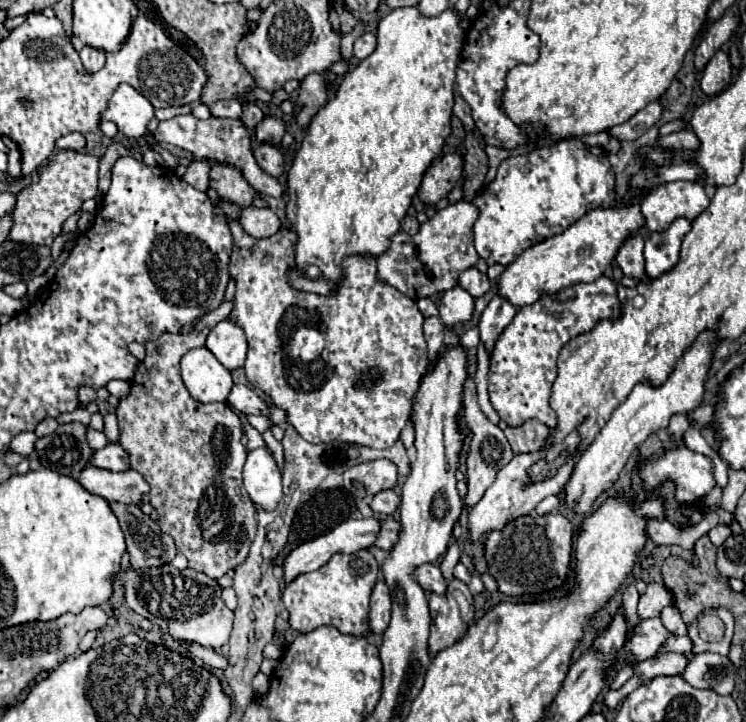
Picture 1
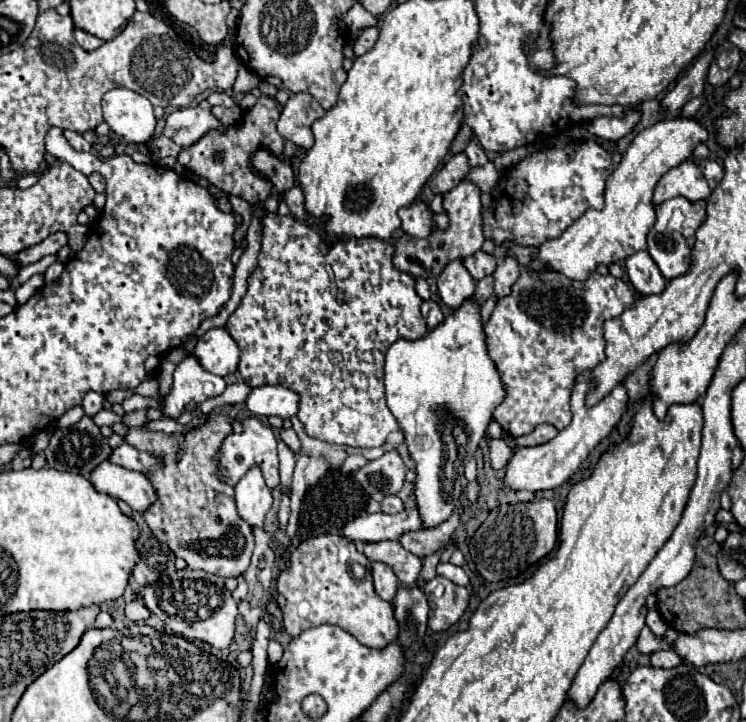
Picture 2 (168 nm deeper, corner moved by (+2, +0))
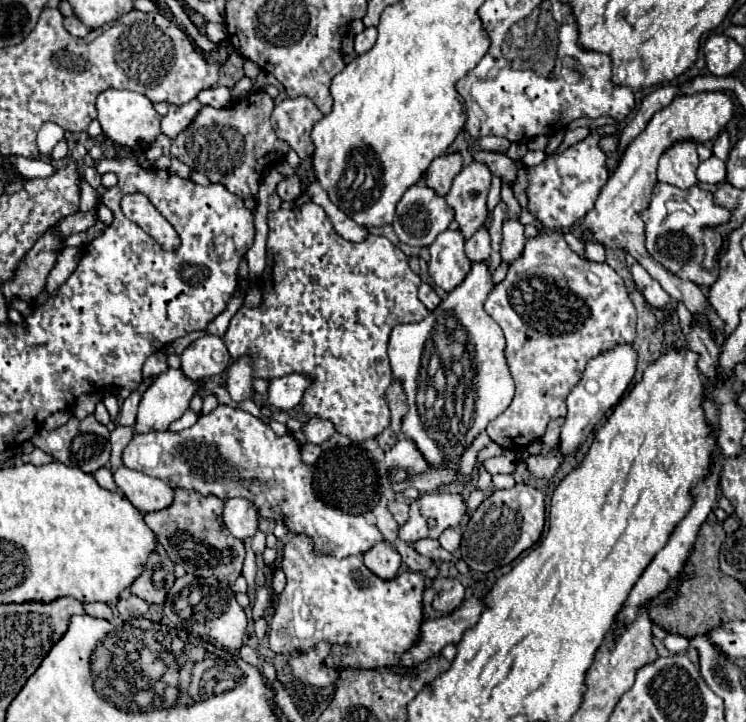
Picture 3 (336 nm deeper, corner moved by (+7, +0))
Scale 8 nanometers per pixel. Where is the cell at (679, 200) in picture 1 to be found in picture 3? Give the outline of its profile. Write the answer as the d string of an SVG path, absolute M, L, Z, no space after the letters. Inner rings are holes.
M676 141L666 149L658 163L658 181L670 183L680 189L696 185L696 165L698 165L696 141Z

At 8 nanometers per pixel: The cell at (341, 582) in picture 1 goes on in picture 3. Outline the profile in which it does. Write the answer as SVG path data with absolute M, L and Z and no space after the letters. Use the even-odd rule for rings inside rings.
M294 535L286 541L282 549L282 569L286 573L286 587L278 595L276 613L268 633L268 645L274 653L306 653L316 643L326 641L340 647L340 653L330 653L326 657L326 667L368 667L368 669L388 669L396 675L412 675L416 667L400 665L400 657L418 643L420 625L424 621L422 591L426 573L404 571L394 579L380 579L364 563L362 557L350 555L344 559L334 559L318 555L304 535Z

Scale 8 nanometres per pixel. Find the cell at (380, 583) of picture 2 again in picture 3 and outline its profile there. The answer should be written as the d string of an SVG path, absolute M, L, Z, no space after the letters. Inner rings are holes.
M378 541L374 543L374 547L370 547L364 555L362 561L368 569L372 569L372 573L376 573L382 579L392 579L396 577L398 569L400 569L400 553L396 551L396 547L390 541Z

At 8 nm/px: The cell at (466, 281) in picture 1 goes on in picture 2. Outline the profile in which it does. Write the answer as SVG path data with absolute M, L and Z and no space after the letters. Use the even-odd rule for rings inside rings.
M477 251L473 257L467 257L463 261L463 265L465 265L465 269L471 273L471 277L475 281L481 281L483 277L487 277L487 275L491 275L495 271L497 261L495 261L493 255L487 255L483 251Z

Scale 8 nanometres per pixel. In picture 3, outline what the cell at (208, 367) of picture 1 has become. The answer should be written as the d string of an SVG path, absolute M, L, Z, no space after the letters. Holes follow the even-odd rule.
M180 369L160 373L138 403L134 433L168 429L170 423L184 415L188 401L200 387L200 383L192 383L188 377L184 377Z

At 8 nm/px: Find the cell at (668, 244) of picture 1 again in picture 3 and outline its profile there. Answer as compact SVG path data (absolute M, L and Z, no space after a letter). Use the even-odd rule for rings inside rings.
M656 183L650 205L640 211L640 219L644 221L646 249L658 263L662 263L680 279L692 281L696 285L712 287L716 283L720 271L716 255L722 247L722 233L718 231L718 227L728 223L730 211L716 205L710 191L704 191L700 187L680 191L672 185Z

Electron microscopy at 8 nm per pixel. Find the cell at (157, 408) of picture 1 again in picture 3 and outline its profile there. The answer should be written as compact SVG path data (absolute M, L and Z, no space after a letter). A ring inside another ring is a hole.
M176 489L174 503L156 513L146 513L144 521L156 533L158 543L166 549L168 557L182 565L188 575L194 577L216 577L222 583L234 583L242 573L244 561L244 543L236 541L232 535L224 535L224 525L220 521L220 509L224 501L218 497L204 497L194 491ZM186 533L186 535L176 535Z

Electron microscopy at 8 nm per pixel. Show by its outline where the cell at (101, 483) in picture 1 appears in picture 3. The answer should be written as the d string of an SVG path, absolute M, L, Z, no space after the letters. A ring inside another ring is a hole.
M122 465L114 473L114 481L116 481L118 489L142 513L162 511L162 509L170 507L174 501L174 489L166 481L150 477L146 473L134 471L134 469L128 469L126 465Z

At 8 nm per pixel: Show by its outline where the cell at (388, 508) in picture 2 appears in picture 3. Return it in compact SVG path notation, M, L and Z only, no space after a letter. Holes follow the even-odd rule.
M392 501L390 503L390 511L394 515L394 519L402 525L408 521L408 503L398 503L398 501Z

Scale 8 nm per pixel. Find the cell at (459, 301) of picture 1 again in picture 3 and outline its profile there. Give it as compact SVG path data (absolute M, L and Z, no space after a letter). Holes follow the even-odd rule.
M444 231L430 247L430 275L444 291L452 291L470 273L470 259L464 253L464 237L460 231Z

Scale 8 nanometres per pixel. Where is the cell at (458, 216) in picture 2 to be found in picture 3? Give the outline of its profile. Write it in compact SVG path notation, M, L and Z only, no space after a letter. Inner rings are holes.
M470 161L456 175L450 193L446 195L448 205L458 211L458 229L468 239L480 225L484 225L488 217L486 197L492 185L492 173L484 163Z

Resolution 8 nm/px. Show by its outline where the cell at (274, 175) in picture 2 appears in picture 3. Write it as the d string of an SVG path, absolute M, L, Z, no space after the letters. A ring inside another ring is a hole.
M292 175L292 177L286 177L284 181L280 181L276 187L276 193L280 195L282 201L294 201L302 193L302 183L300 183L298 175Z

